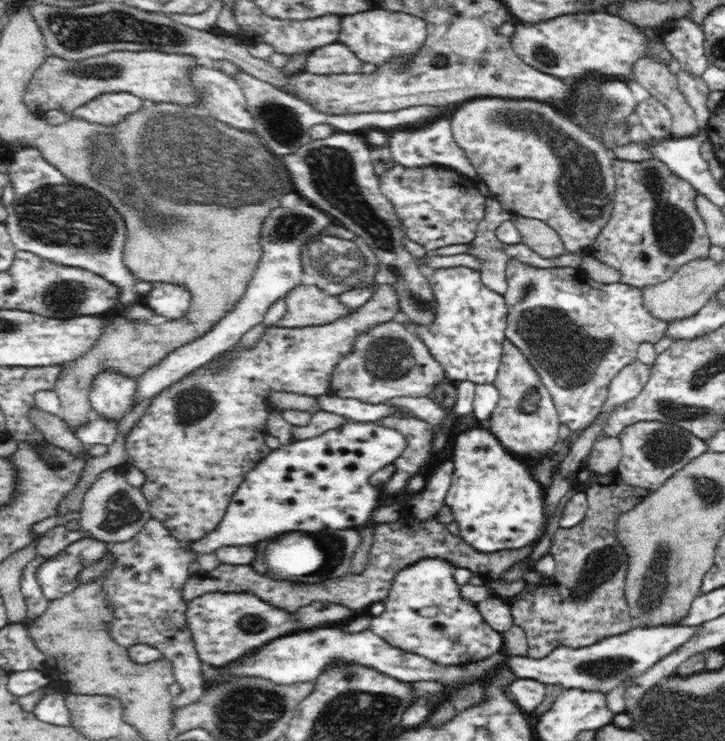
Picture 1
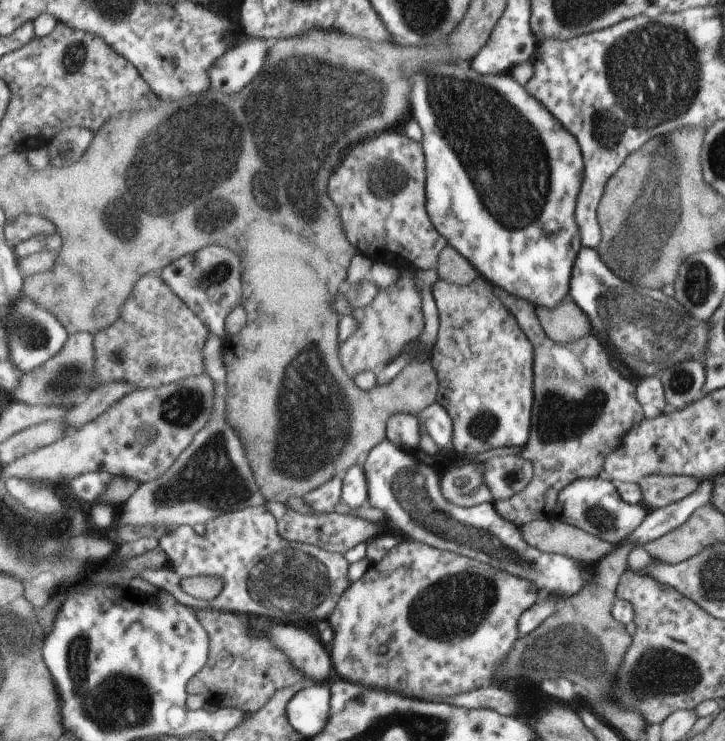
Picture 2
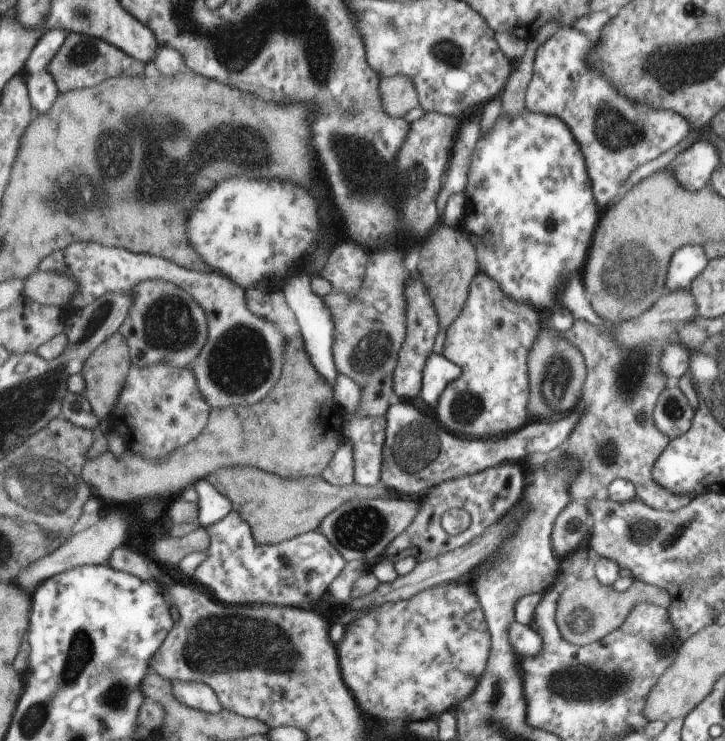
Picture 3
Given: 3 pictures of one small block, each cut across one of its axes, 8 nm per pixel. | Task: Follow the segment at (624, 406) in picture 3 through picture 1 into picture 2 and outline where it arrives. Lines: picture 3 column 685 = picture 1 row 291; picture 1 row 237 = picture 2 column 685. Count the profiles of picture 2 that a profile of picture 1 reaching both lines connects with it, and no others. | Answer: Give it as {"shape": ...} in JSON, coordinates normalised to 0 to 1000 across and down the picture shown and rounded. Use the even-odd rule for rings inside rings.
{"shape":[[[895,644],[887,646],[881,656],[887,679],[895,688],[913,687],[956,667],[966,652],[957,644]]]}

